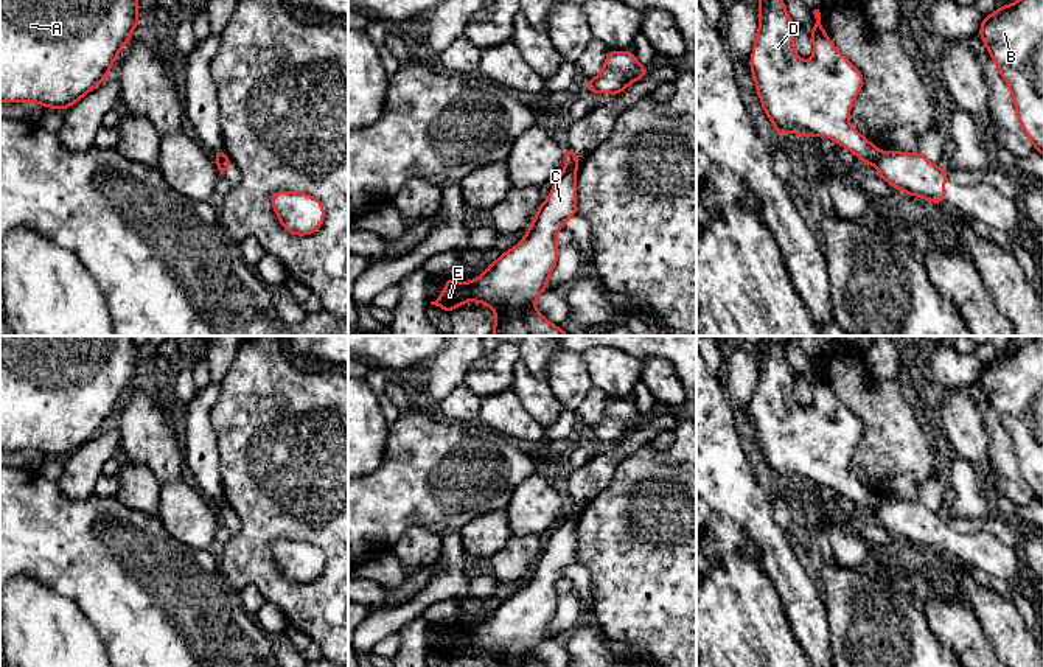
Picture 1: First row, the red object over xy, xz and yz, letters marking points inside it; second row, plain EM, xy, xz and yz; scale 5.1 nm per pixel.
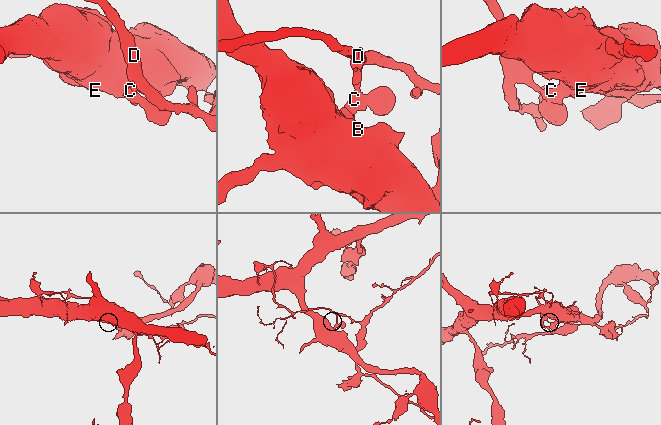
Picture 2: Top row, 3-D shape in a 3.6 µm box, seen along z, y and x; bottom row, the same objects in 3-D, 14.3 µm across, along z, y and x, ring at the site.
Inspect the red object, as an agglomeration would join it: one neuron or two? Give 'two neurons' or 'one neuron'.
two neurons

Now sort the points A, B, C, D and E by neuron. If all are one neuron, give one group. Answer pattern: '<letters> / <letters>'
A B C E / D

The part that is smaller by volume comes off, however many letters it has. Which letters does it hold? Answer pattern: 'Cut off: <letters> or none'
Cut off: D

